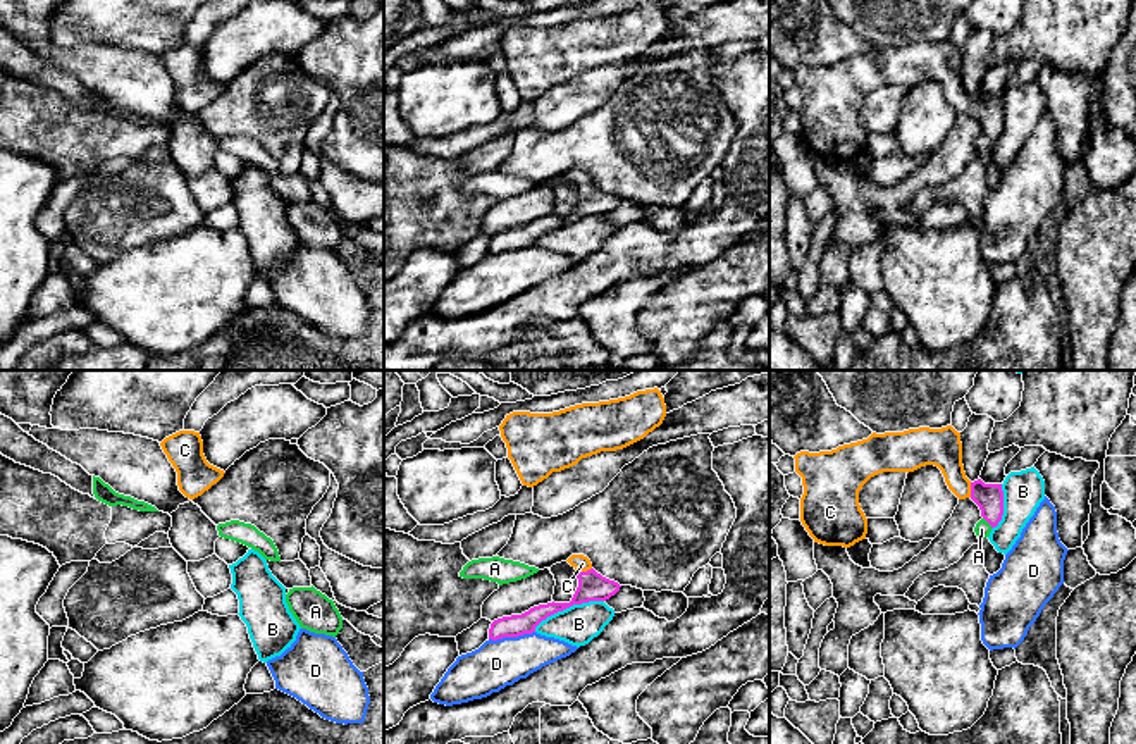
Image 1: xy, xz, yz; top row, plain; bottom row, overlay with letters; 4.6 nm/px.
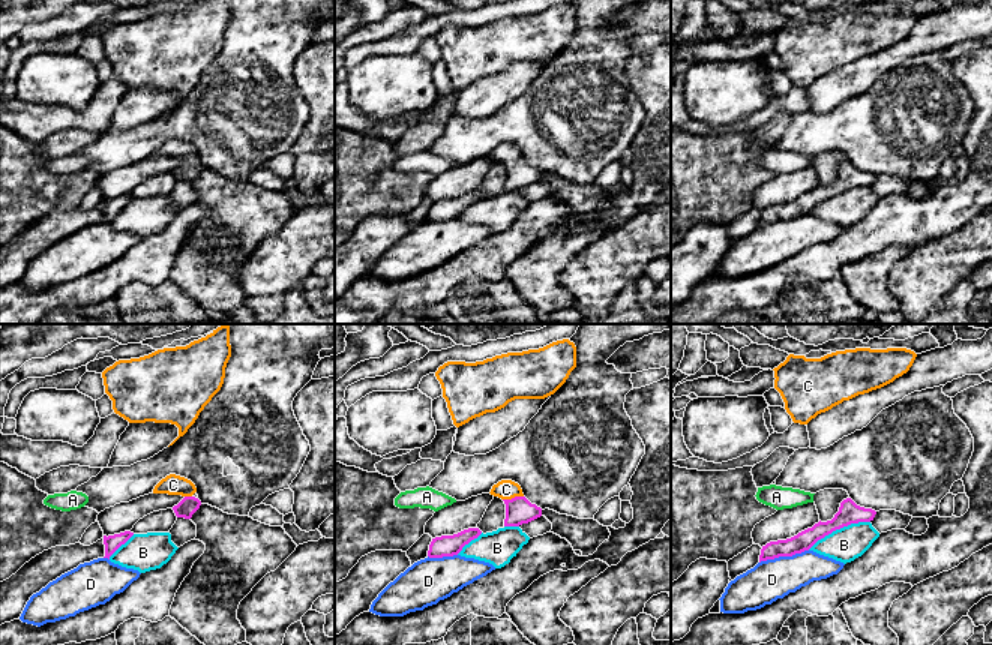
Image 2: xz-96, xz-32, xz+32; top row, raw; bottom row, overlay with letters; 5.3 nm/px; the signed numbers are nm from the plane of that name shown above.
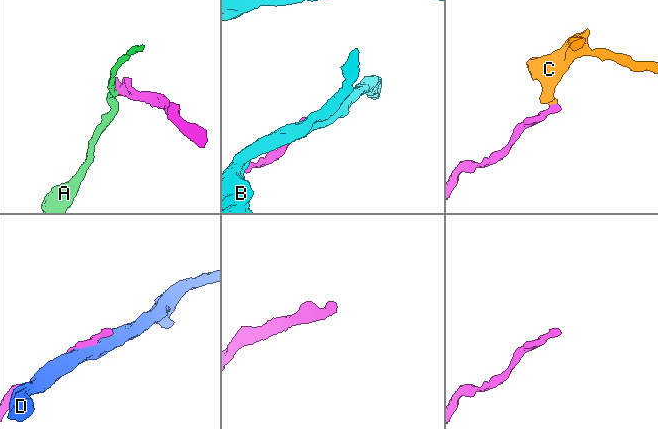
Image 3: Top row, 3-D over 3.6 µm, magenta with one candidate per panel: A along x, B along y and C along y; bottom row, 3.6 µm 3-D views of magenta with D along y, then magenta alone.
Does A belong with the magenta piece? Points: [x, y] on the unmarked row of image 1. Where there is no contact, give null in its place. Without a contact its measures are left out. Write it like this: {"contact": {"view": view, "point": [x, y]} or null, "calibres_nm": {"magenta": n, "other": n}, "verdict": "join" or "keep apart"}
{"contact": {"view": "yz", "point": [987, 135]}, "calibres_nm": {"magenta": 130, "other": 70}, "verdict": "keep apart"}

